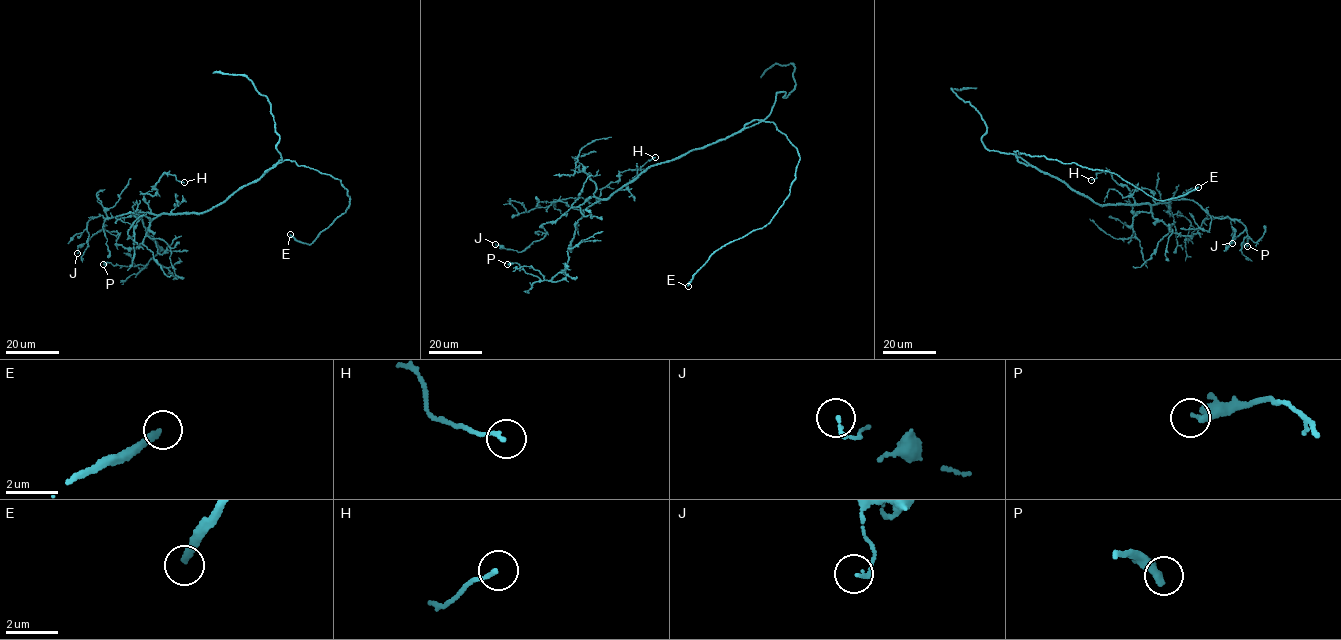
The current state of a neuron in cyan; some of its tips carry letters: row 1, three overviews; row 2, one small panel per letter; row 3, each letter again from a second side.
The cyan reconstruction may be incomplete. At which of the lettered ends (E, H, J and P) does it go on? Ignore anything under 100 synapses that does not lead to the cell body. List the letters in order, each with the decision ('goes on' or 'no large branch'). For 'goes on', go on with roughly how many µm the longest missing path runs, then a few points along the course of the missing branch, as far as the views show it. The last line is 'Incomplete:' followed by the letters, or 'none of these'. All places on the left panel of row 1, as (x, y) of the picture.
E: no large branch
H: no large branch
J: no large branch
P: no large branch
Incomplete: none of these

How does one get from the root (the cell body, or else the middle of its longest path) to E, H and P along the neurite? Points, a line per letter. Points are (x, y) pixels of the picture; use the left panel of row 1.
E: (245, 185), (287, 160), (341, 181), (350, 198), (345, 212), (309, 245), (290, 234)
H: (245, 185), (204, 212), (150, 212), (142, 193), (153, 196), (157, 190), (153, 185), (165, 172), (184, 182)
P: (245, 185), (204, 212), (156, 214), (136, 211), (149, 236), (161, 247), (160, 251), (144, 265), (103, 264)

